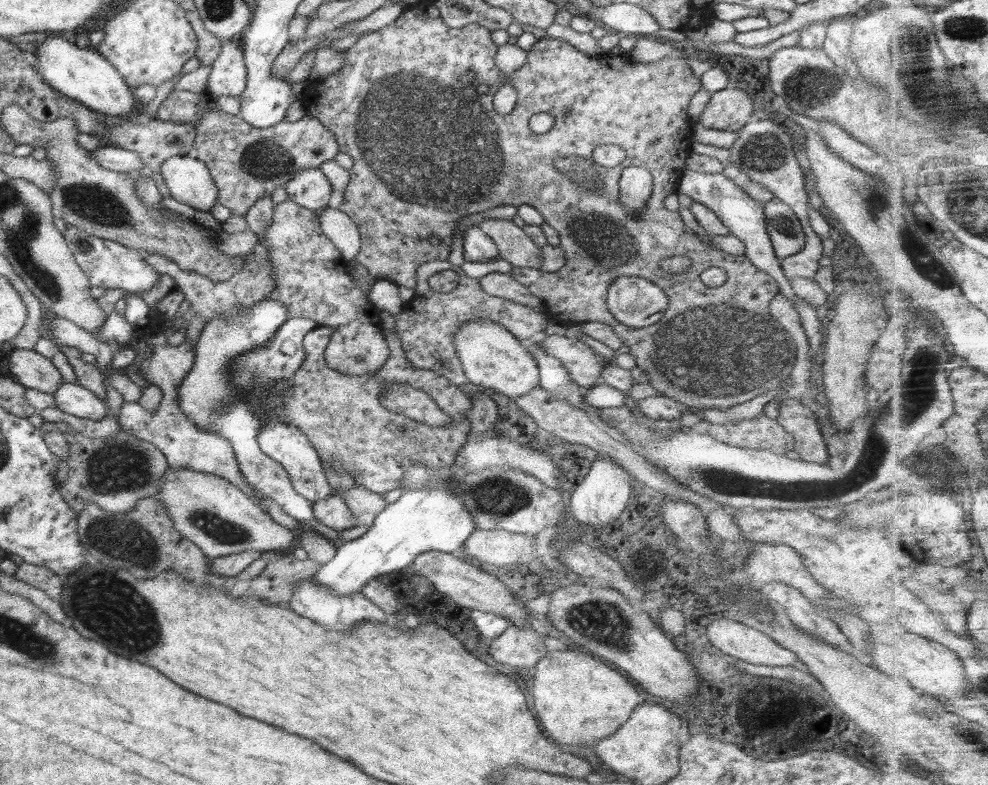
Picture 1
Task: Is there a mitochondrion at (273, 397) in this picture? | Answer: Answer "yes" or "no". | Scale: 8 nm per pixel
yes

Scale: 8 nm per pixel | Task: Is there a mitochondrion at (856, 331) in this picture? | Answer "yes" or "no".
no

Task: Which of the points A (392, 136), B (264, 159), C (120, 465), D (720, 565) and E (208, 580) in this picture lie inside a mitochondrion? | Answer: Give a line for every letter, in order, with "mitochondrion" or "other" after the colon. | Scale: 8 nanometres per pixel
A: mitochondrion
B: mitochondrion
C: mitochondrion
D: other
E: other

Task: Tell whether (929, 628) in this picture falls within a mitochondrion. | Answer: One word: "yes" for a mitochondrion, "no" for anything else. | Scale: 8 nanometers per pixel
no

